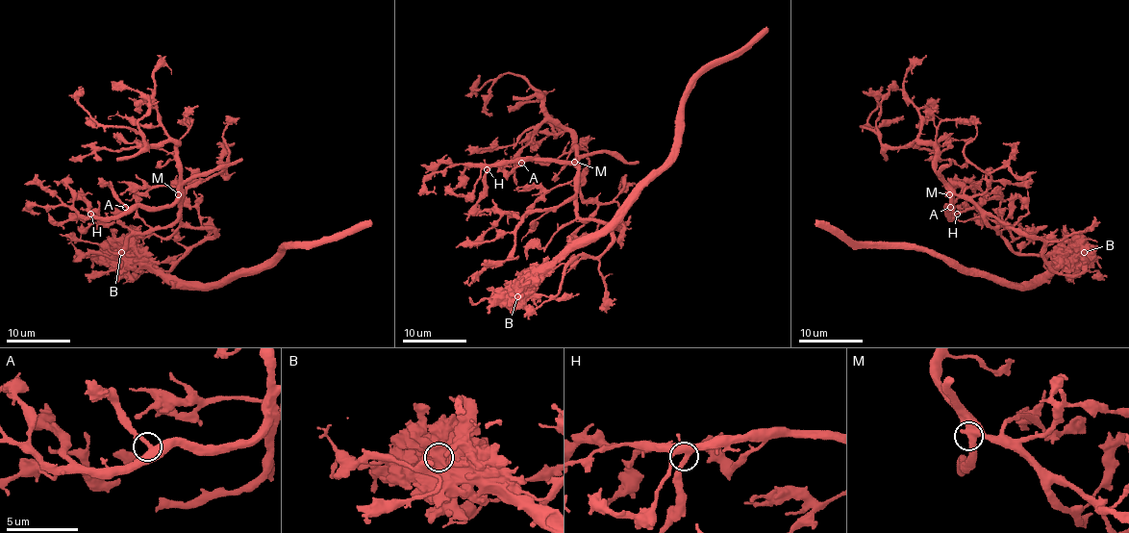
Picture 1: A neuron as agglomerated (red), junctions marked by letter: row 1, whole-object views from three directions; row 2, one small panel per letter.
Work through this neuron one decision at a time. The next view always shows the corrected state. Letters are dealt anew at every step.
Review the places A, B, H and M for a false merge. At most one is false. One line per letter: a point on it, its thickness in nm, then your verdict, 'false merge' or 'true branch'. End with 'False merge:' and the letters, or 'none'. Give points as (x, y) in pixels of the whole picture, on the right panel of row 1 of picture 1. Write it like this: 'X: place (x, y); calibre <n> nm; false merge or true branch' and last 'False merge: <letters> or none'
A: place (950, 207); calibre 360 nm; true branch
B: place (1084, 252); calibre 1350 nm; false merge
H: place (957, 214); calibre 400 nm; true branch
M: place (949, 194); calibre 600 nm; true branch
False merge: B

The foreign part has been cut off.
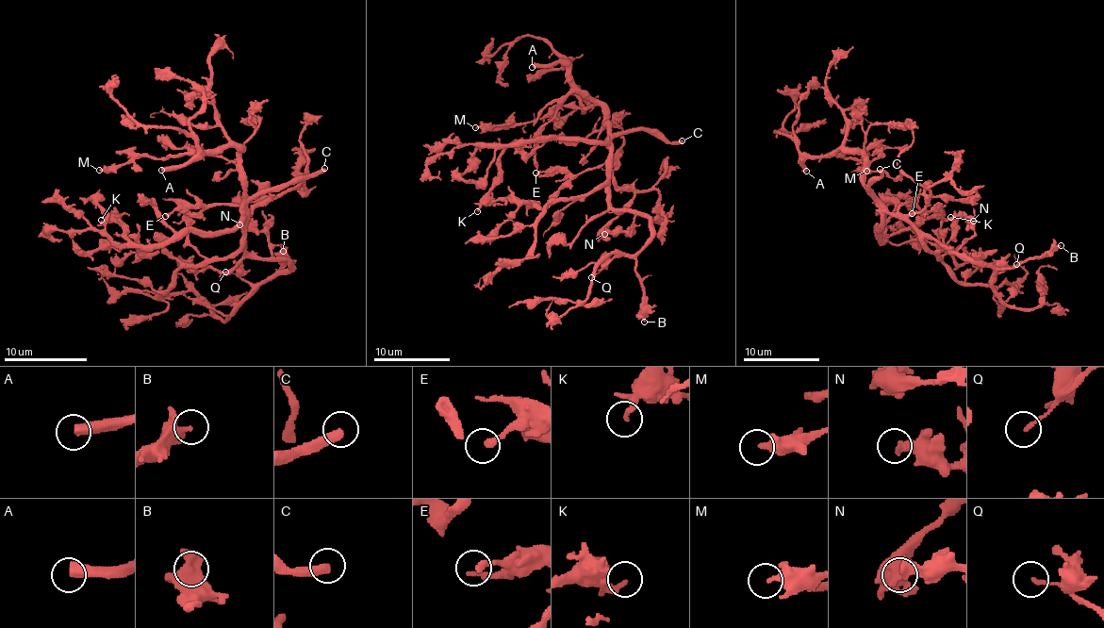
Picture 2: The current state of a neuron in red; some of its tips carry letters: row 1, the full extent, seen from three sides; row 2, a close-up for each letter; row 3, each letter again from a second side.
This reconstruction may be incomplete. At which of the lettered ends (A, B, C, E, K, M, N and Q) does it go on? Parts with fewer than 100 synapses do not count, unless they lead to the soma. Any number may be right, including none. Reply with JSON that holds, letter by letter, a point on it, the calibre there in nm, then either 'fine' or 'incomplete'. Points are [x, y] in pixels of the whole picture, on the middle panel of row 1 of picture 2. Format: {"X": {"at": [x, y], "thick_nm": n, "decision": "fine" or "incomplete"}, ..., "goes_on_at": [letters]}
{"A": {"at": [532, 67], "thick_nm": 460, "decision": "incomplete"}, "B": {"at": [644, 322], "thick_nm": 320, "decision": "fine"}, "C": {"at": [682, 140], "thick_nm": 420, "decision": "incomplete"}, "E": {"at": [535, 173], "thick_nm": 240, "decision": "fine"}, "K": {"at": [477, 211], "thick_nm": 220, "decision": "fine"}, "M": {"at": [475, 127], "thick_nm": 240, "decision": "fine"}, "N": {"at": [604, 234], "thick_nm": 440, "decision": "fine"}, "Q": {"at": [591, 277], "thick_nm": 140, "decision": "fine"}, "goes_on_at": ["A", "C"]}

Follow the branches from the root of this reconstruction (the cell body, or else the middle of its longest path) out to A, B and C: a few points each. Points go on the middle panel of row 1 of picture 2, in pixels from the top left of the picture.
A: (610, 173), (610, 129), (604, 123), (604, 110), (576, 86), (565, 65), (555, 63), (532, 67)
B: (610, 173), (610, 204), (616, 209), (638, 211), (648, 221), (650, 228), (648, 245), (636, 256), (644, 322)
C: (610, 173), (610, 140), (614, 137), (631, 129), (644, 129), (657, 137), (665, 137), (670, 142), (682, 140)

